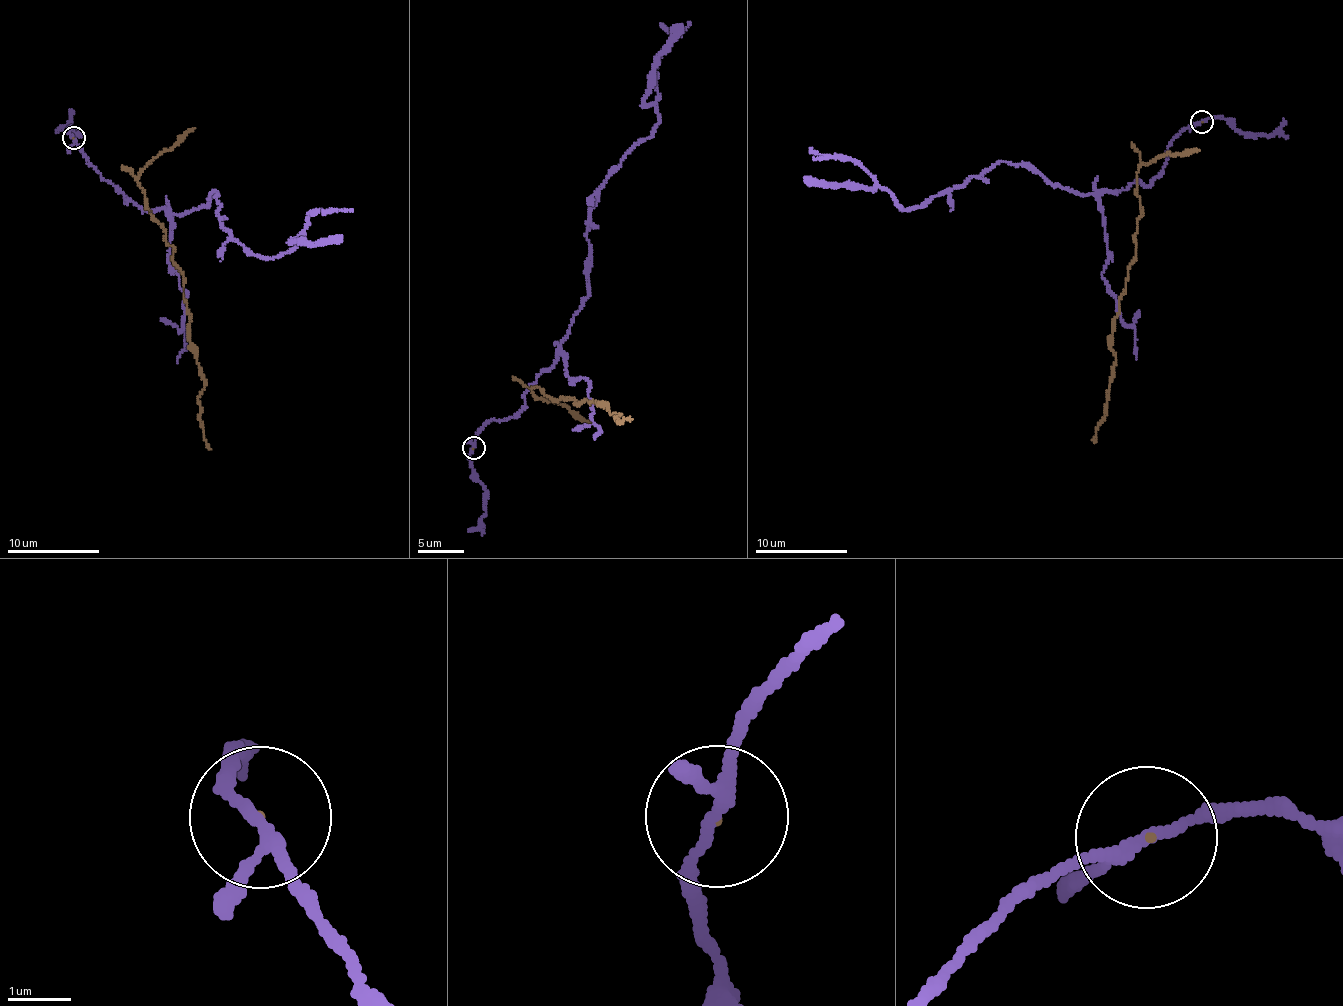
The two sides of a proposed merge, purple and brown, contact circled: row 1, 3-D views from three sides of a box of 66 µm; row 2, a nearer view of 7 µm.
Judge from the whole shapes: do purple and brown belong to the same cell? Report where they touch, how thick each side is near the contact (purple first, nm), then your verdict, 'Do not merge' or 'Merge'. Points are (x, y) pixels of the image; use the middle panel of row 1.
Place: (473, 448). Thickness 160 nm (purple) against 30 nm. Do not merge

